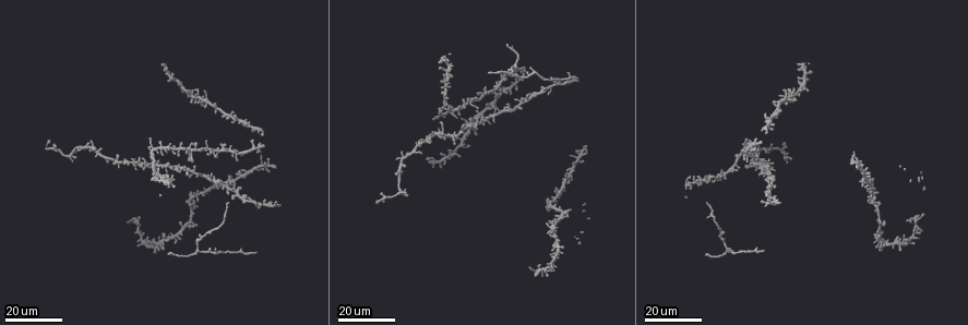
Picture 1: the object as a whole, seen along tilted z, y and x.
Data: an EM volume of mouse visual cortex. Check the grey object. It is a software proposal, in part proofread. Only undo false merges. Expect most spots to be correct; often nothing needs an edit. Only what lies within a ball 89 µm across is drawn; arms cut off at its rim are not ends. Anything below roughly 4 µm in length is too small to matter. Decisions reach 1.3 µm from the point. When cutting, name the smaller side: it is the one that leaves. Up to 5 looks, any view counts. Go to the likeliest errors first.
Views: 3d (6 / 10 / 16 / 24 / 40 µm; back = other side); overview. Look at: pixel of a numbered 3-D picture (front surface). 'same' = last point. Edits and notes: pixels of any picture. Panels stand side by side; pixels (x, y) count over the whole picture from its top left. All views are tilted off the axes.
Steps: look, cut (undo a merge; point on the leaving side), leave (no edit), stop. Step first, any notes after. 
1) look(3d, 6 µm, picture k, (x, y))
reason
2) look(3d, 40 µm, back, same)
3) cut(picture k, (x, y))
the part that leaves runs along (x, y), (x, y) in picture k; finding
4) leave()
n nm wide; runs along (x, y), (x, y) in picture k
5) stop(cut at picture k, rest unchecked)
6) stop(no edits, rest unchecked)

look(3d, 24 µm, picture 1, (869, 181))
three arms meet

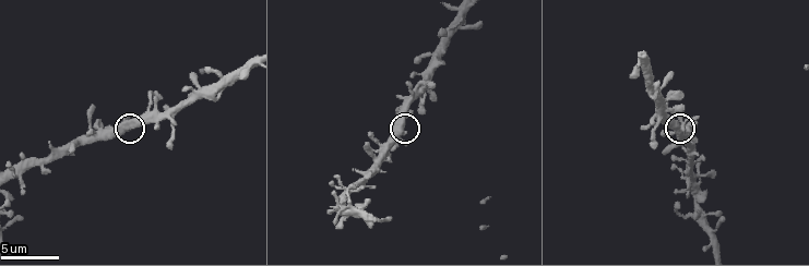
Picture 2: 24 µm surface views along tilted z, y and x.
look(3d, 10 µm, picture 2, (680, 127))

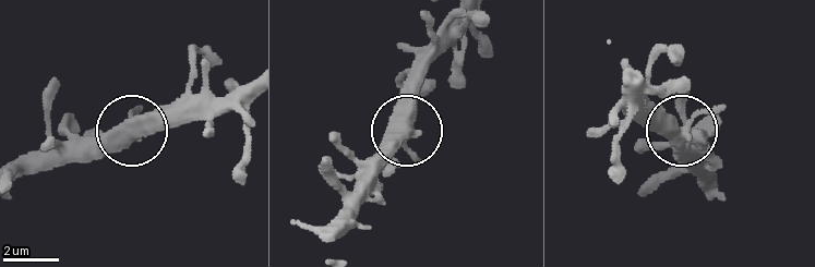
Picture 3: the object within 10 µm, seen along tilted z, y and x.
leave()
runs along (250, 82), (183, 116), (121, 132), (93, 133), (73, 121) in picture 3; all the same cell

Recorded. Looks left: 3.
look(3d, 6 µm, picture 2, (712, 234))
thin arm on a thick one

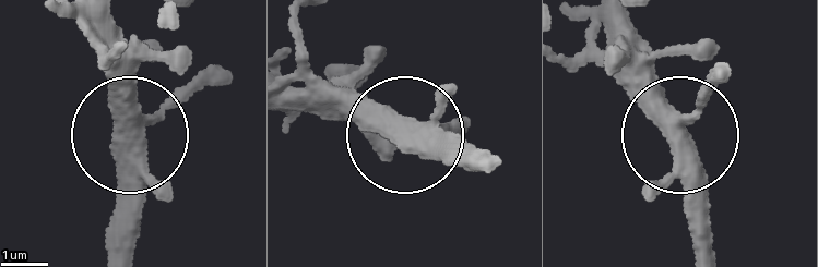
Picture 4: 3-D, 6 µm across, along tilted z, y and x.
look(3d, 6 µm, back, picture 4, (680, 138))

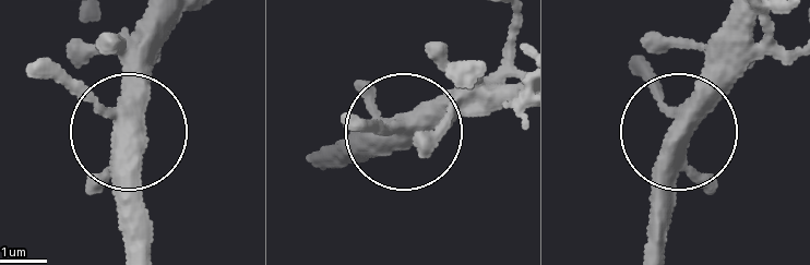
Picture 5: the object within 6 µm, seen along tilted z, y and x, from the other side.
leave()
runs along (750, 14), (745, 73), (682, 127), (633, 63) in picture 5; one cell here

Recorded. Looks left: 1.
stop(no edits, rest unchecked)

